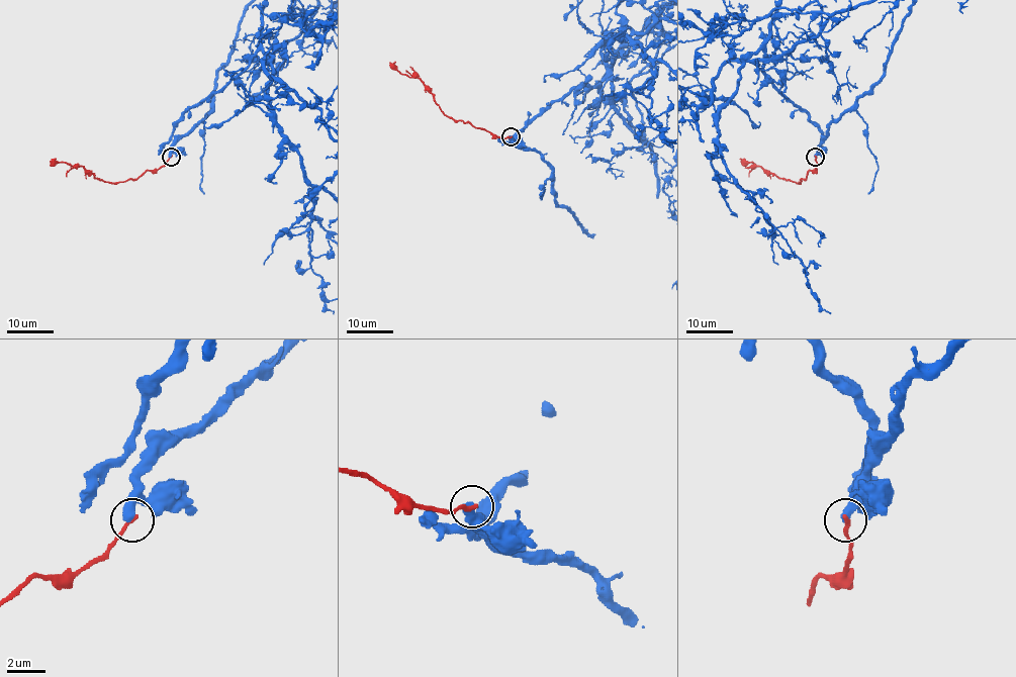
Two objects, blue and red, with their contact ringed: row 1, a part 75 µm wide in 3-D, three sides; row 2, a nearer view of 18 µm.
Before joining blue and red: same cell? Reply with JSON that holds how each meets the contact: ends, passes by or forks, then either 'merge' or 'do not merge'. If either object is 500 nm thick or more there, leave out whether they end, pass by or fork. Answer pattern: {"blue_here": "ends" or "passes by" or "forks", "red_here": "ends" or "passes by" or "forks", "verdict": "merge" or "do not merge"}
{"blue_here": "ends", "red_here": "ends", "verdict": "do not merge"}

